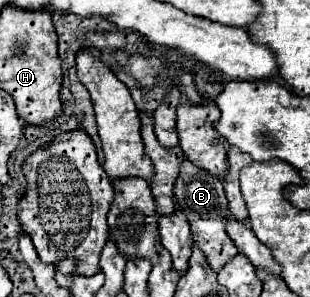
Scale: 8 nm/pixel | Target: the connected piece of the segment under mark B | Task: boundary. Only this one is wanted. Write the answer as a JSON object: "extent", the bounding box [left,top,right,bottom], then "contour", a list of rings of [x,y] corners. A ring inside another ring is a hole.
{"extent":[174,159,238,271],"contour":[[[184,159],[180,165],[180,173],[176,177],[176,183],[174,183],[174,199],[176,199],[176,205],[180,207],[180,211],[188,217],[192,237],[198,243],[198,247],[202,249],[202,253],[206,255],[210,267],[214,271],[220,271],[238,253],[238,249],[234,247],[232,239],[226,233],[228,201],[224,195],[222,181],[218,177],[210,175],[208,171],[196,167],[192,161]]]}

